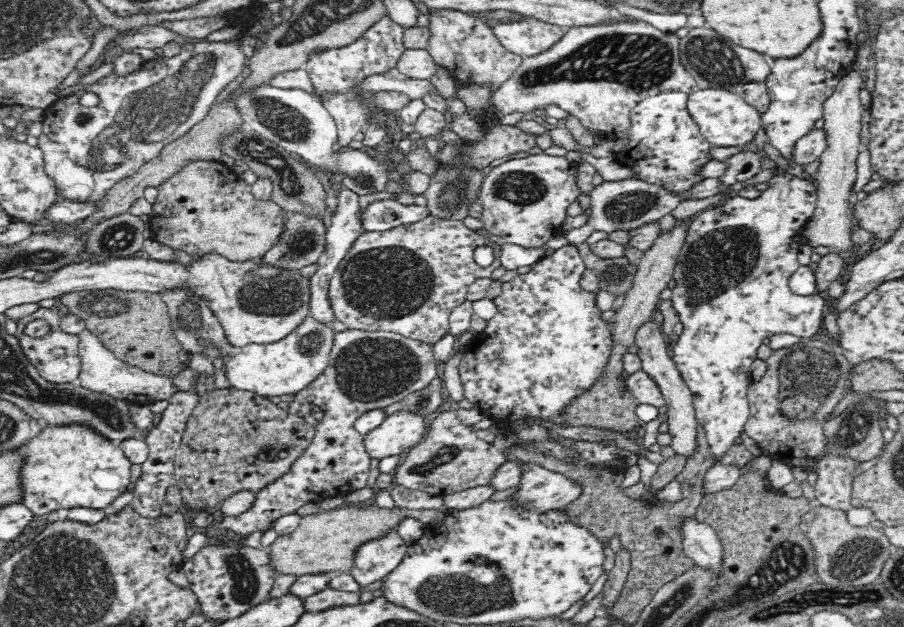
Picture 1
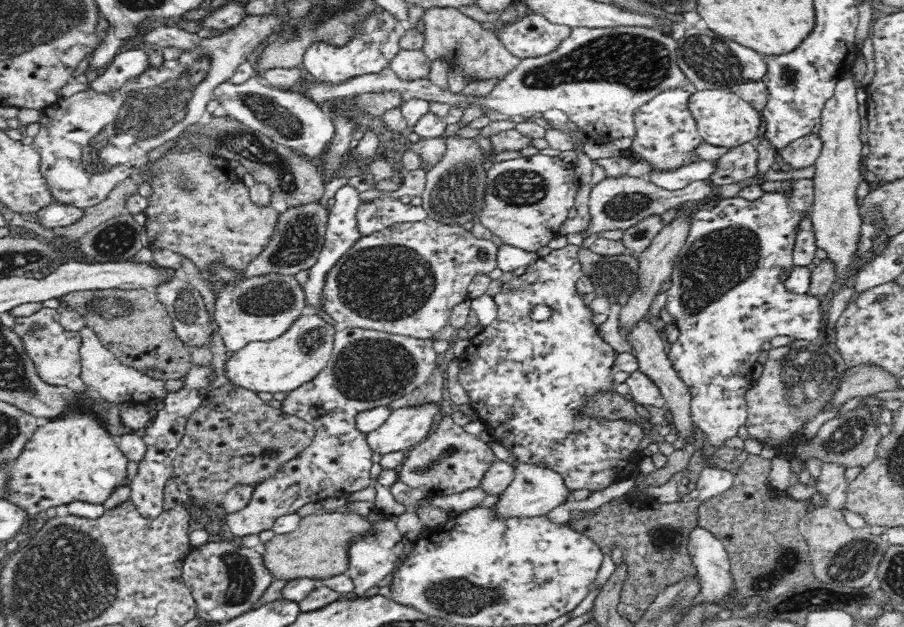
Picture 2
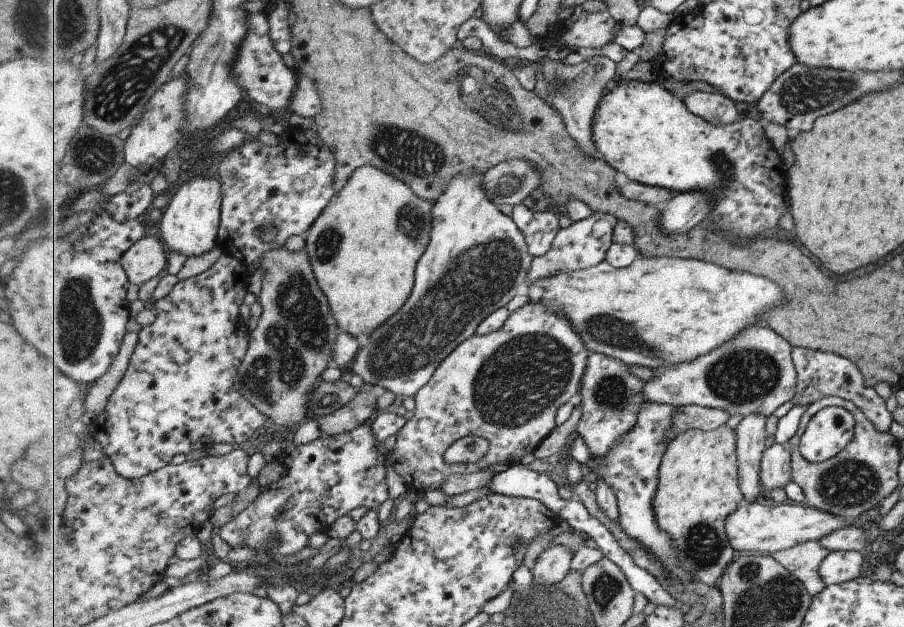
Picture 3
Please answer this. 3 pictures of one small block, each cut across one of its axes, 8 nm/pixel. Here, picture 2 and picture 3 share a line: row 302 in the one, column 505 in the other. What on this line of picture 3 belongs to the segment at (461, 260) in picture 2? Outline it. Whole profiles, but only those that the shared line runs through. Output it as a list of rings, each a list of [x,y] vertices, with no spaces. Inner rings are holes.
[[[527,303],[513,312],[507,323],[497,332],[474,335],[458,347],[443,362],[431,382],[413,398],[415,409],[407,416],[407,424],[401,428],[395,446],[395,470],[409,489],[417,492],[423,500],[427,491],[439,490],[443,480],[451,474],[479,473],[501,462],[519,463],[523,456],[533,454],[535,449],[554,433],[557,410],[573,396],[579,395],[582,377],[588,368],[591,352],[581,340],[571,322],[543,304]],[[477,436],[488,441],[490,447],[484,458],[475,463],[447,464],[447,448],[465,438]]]

